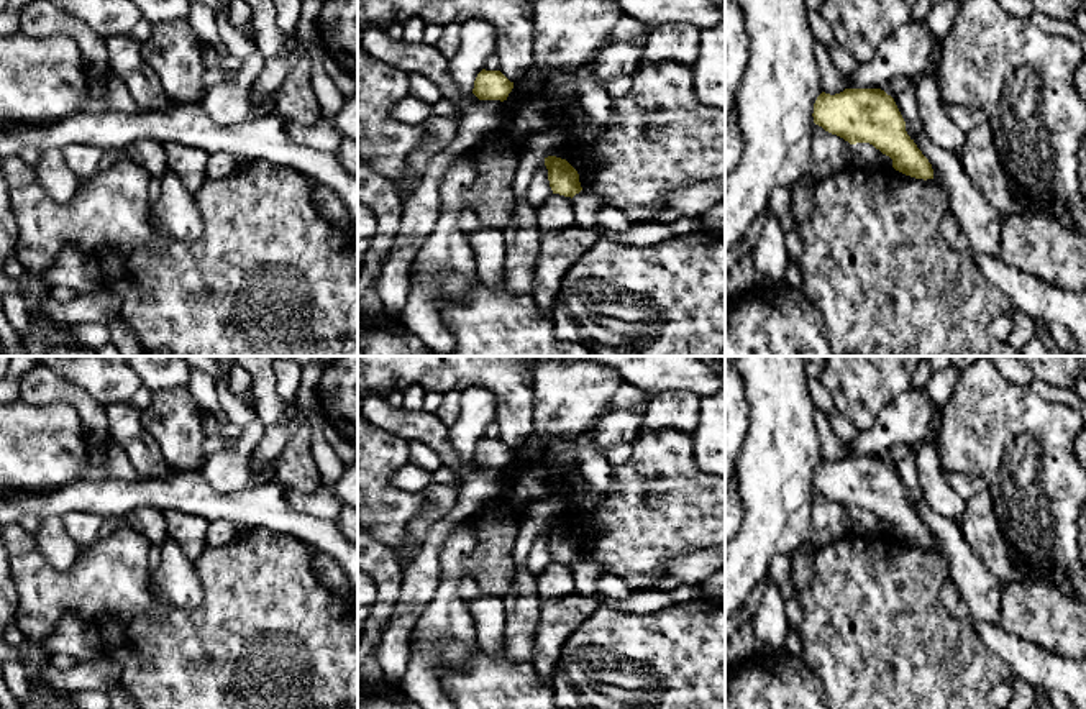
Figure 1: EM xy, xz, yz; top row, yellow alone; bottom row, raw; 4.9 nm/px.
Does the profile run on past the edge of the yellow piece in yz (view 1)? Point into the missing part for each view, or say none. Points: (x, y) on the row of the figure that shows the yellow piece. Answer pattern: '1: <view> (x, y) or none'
1: none

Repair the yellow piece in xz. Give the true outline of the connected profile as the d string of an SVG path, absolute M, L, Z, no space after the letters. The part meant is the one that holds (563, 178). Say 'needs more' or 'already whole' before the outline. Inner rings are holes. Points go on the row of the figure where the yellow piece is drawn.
already whole; M548 156L545 166L553 194L573 199L582 190L577 171L566 159Z

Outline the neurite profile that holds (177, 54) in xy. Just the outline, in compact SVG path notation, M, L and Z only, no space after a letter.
M187 18L153 23L151 38L143 43L143 59L157 72L171 103L203 100L205 41Z

